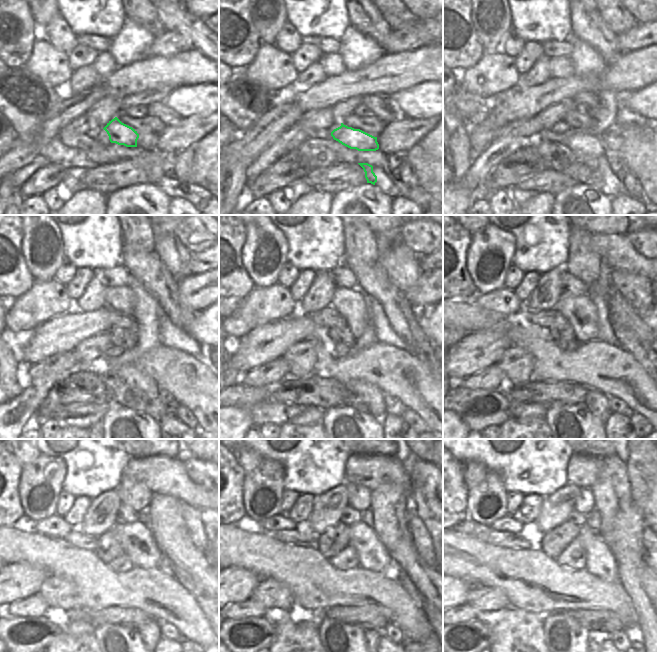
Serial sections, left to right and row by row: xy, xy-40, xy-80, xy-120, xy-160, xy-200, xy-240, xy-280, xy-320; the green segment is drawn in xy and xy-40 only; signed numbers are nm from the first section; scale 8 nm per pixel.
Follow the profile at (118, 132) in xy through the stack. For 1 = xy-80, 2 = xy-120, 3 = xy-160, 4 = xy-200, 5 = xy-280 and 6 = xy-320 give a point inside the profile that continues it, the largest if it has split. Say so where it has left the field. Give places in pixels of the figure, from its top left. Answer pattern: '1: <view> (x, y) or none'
1: xy-80 (585, 143)
2: xy-120 (142, 391)
3: xy-160 (366, 397)
4: xy-200 (596, 402)
5: xy-280 (372, 636)
6: xy-320 (595, 638)

